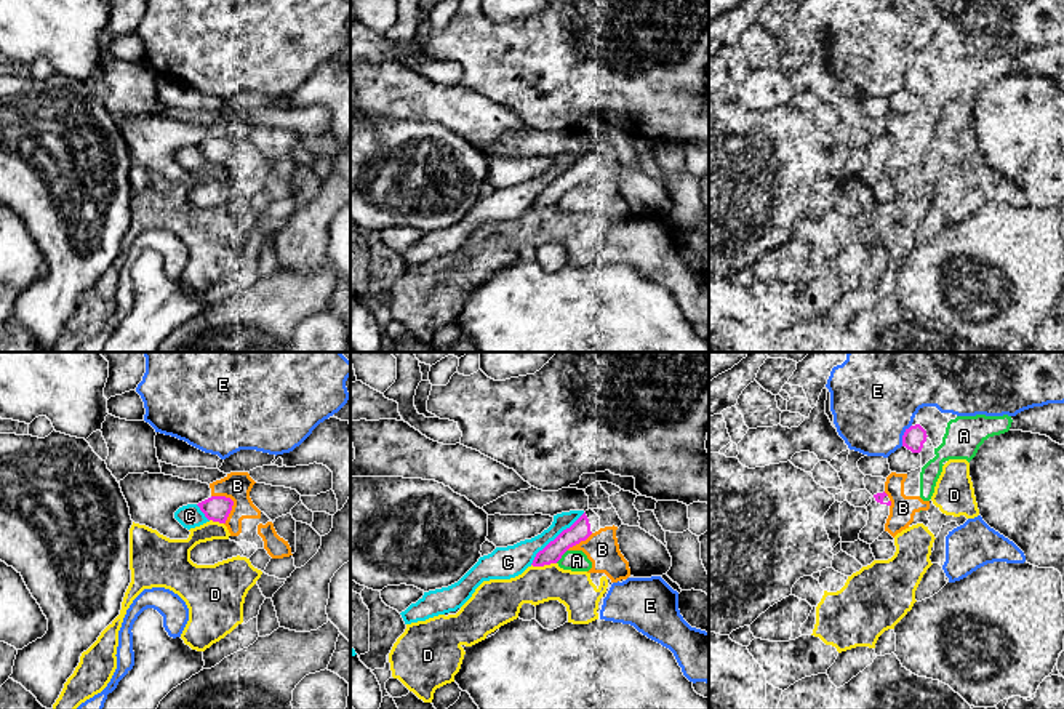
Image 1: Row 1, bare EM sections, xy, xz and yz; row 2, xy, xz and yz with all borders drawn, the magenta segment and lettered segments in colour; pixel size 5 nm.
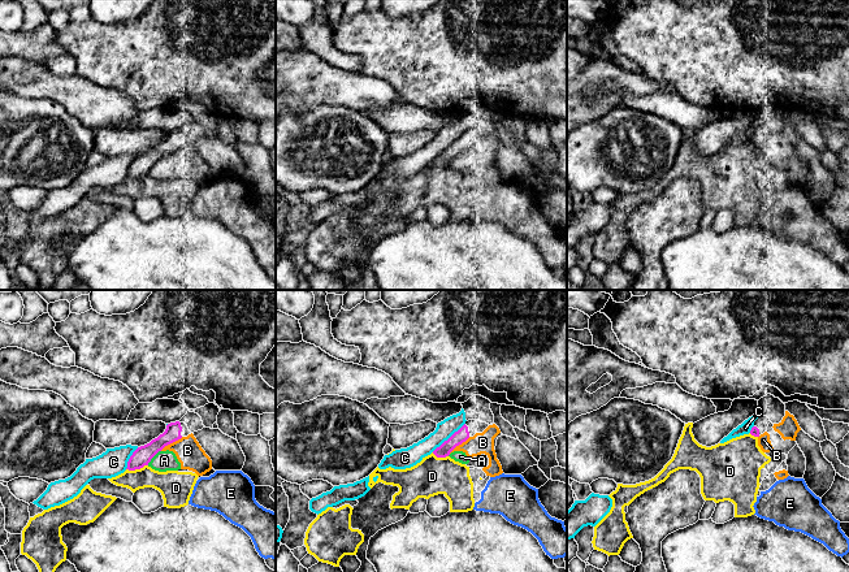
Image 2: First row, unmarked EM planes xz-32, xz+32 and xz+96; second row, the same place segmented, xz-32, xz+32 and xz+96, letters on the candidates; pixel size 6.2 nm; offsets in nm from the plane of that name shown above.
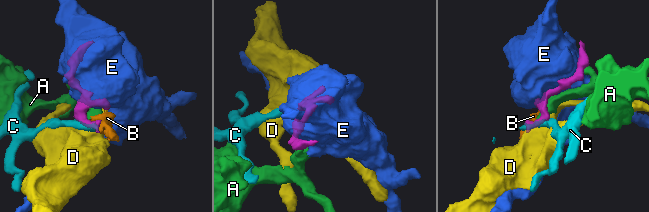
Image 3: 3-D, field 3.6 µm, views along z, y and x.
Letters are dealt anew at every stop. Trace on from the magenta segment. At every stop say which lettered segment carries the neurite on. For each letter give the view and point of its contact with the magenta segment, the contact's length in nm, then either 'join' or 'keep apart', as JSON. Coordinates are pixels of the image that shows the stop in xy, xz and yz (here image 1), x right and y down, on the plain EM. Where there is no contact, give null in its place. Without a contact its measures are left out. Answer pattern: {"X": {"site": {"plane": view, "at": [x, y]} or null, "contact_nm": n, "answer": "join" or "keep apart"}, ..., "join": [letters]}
{"A": {"site": {"plane": "xz", "at": [562, 196]}, "contact_nm": 90, "answer": "keep apart"}, "B": {"site": {"plane": "xy", "at": [232, 144]}, "contact_nm": 170, "answer": "keep apart"}, "C": {"site": {"plane": "xz", "at": [557, 178]}, "contact_nm": 380, "answer": "keep apart"}, "D": {"site": {"plane": "xz", "at": [543, 207]}, "contact_nm": 130, "answer": "keep apart"}, "E": {"site": {"plane": "yz", "at": [903, 77]}, "contact_nm": 120, "answer": "keep apart"}, "join": []}

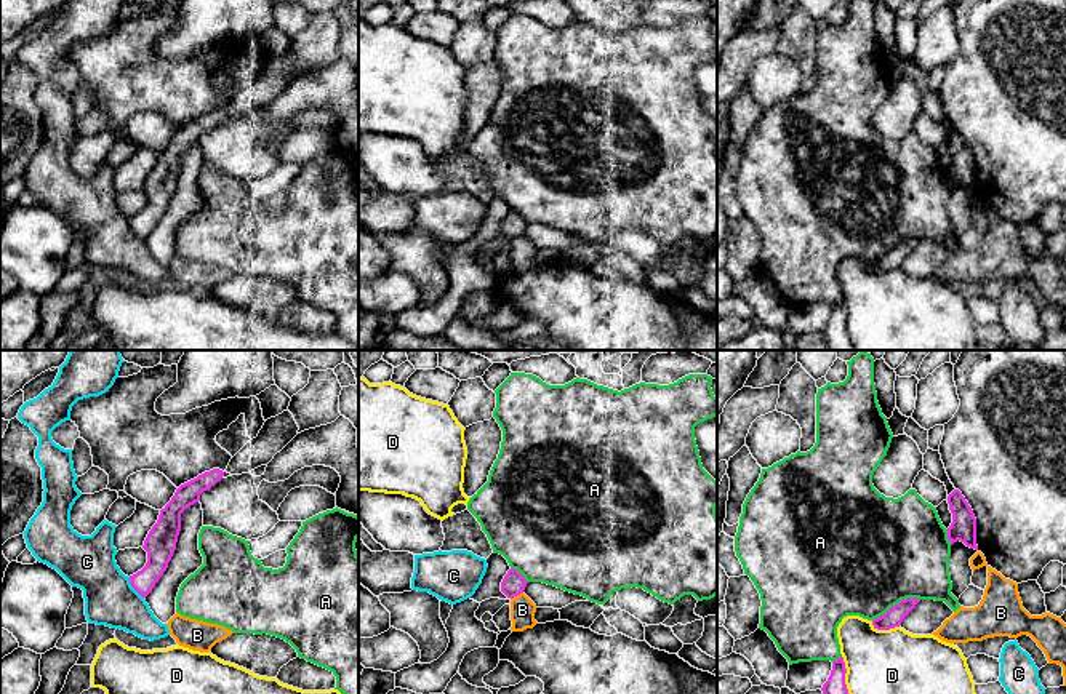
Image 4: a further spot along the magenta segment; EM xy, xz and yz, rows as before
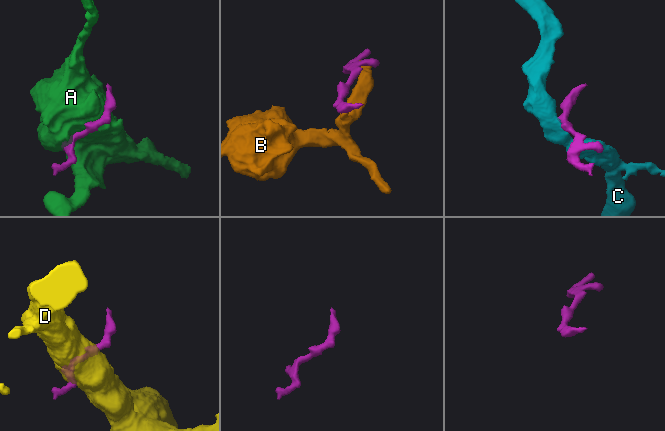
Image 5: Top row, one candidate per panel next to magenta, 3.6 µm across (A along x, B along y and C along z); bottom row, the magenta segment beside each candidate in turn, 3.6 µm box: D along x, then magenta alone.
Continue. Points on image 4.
{"A": {"site": {"plane": "yz", "at": [895, 247]}, "contact_nm": 260, "answer": "keep apart"}, "B": {"site": {"plane": "xz", "at": [516, 237]}, "contact_nm": 70, "answer": "keep apart"}, "C": {"site": {"plane": "xy", "at": [133, 229]}, "contact_nm": 140, "answer": "keep apart"}, "D": {"site": {"plane": "yz", "at": [844, 323]}, "contact_nm": 280, "answer": "keep apart"}, "join": []}

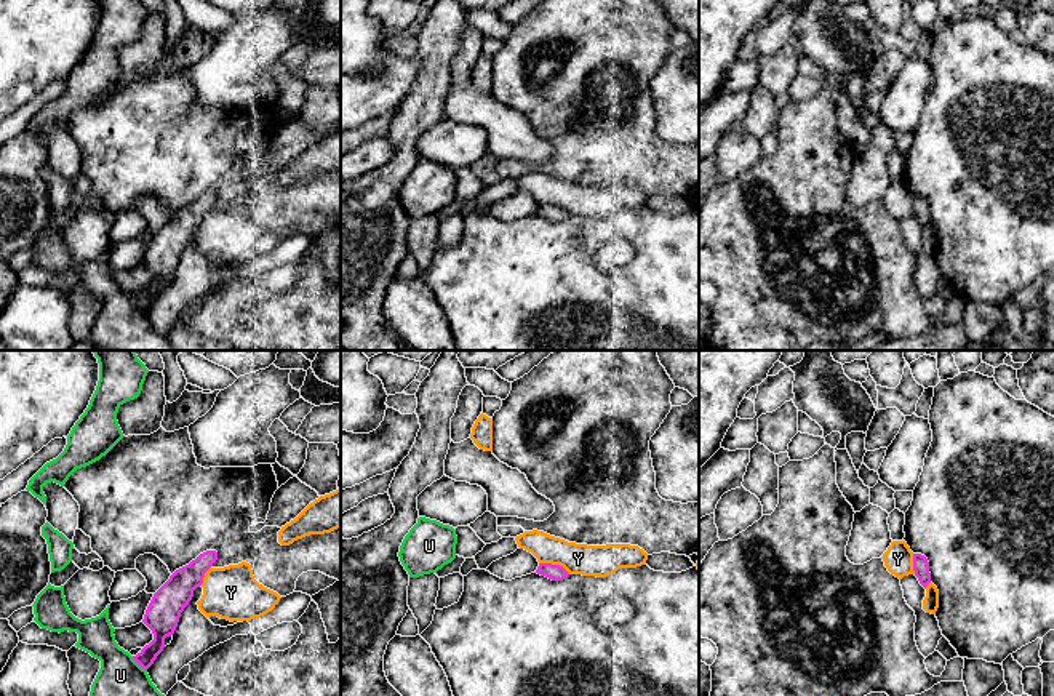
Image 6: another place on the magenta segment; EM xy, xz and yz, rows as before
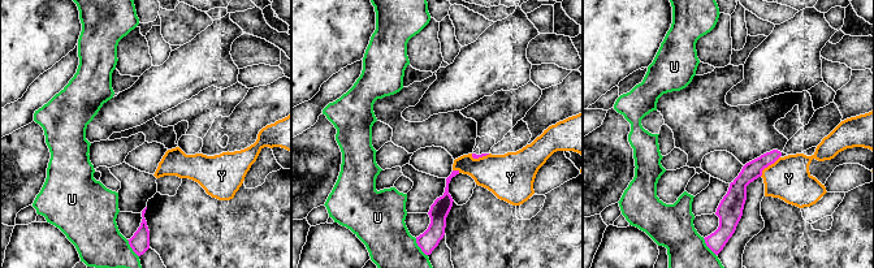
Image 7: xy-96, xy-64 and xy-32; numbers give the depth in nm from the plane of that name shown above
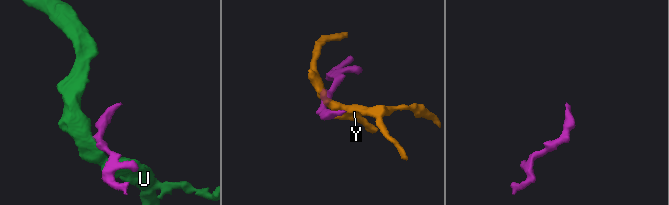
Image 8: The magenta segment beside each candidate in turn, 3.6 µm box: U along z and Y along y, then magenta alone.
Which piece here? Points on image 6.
{"U": {"site": {"plane": "xy", "at": [139, 306]}, "contact_nm": 110, "answer": "keep apart"}, "Y": {"site": {"plane": "xz", "at": [555, 207]}, "contact_nm": 170, "answer": "join"}, "join": ["Y"]}

